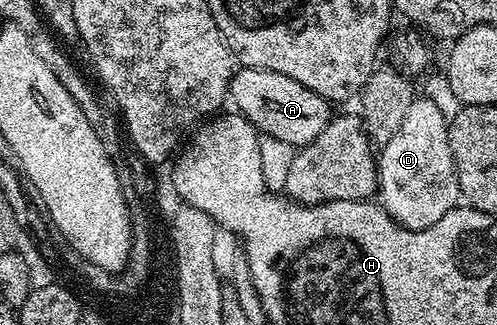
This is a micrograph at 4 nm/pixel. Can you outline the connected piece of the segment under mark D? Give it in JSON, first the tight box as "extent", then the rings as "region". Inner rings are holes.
{"extent":[377,98,460,232],"region":[[[416,98],[409,106],[409,110],[405,110],[405,119],[398,127],[397,134],[393,134],[393,138],[389,138],[389,142],[385,142],[378,149],[377,200],[403,228],[414,232],[425,230],[433,226],[433,222],[441,222],[441,218],[445,218],[445,214],[449,214],[449,210],[453,210],[460,203],[459,179],[455,173],[455,163],[447,141],[448,123],[441,110],[433,106],[433,102],[429,102],[426,98]]]}

